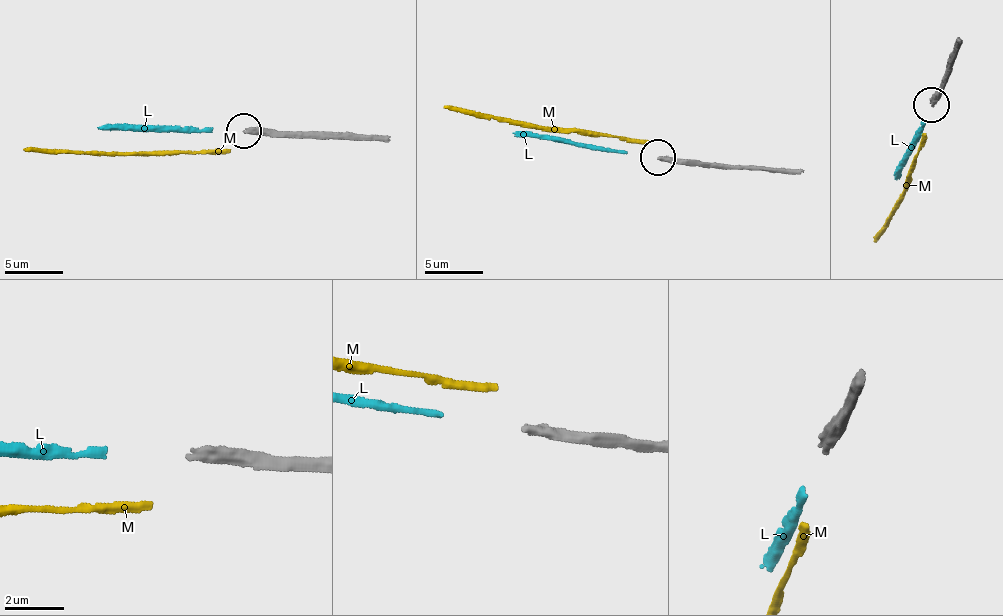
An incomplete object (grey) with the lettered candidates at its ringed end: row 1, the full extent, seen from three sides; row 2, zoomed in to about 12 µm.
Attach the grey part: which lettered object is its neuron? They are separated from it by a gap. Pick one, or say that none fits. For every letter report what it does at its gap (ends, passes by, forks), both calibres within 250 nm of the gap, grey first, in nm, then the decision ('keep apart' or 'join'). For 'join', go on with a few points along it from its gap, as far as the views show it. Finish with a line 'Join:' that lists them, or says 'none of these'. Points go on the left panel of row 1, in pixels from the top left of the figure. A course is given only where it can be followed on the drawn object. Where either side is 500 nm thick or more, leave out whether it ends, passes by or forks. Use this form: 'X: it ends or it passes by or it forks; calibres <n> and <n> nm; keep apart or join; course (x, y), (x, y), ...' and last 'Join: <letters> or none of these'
L: it ends; calibres 320 and 240 nm; join; course (212, 128), (97, 128)
M: it ends; calibres 320 and 260 nm; keep apart
Join: L

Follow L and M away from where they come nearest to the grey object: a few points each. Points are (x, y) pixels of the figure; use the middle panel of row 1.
L: (627, 154), (513, 136)
M: (648, 142), (535, 128), (445, 105)

